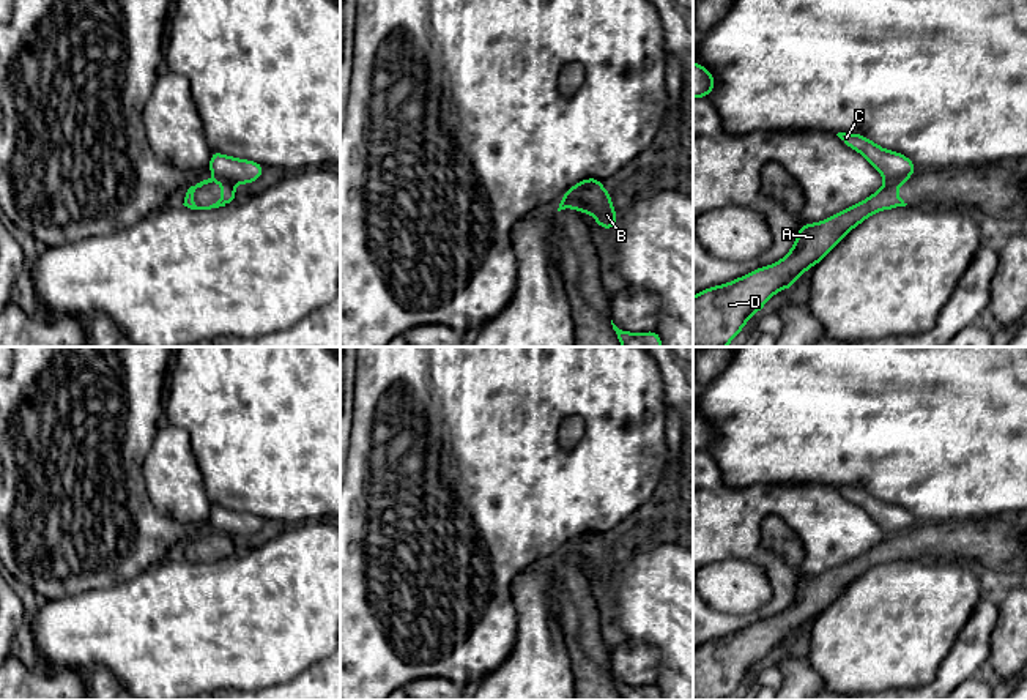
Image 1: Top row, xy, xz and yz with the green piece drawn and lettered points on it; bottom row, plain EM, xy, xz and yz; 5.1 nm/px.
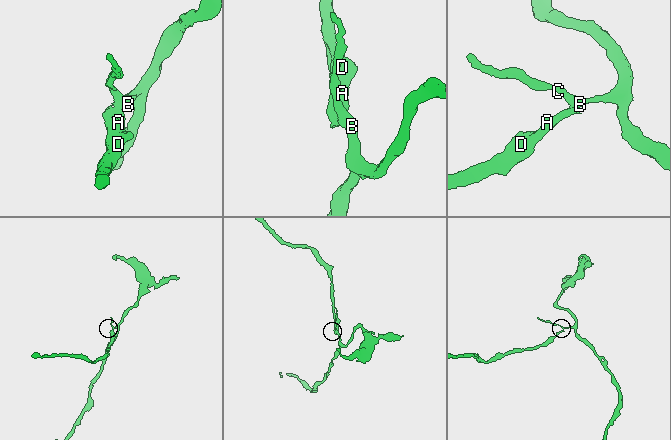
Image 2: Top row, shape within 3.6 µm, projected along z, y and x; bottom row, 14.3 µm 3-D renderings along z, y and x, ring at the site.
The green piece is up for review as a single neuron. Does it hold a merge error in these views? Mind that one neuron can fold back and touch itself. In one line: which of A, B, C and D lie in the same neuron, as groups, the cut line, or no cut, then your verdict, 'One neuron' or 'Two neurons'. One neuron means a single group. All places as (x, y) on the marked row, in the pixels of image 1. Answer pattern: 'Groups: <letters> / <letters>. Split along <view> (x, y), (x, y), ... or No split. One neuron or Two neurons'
Groups: A D / B C. Split along yz (909, 174), (886, 182). Two neurons

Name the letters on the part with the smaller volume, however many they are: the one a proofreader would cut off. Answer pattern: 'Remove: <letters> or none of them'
Remove: A, D

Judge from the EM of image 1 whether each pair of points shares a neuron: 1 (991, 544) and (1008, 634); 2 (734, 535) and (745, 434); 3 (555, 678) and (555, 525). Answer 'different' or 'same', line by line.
1: different
2: different
3: different

